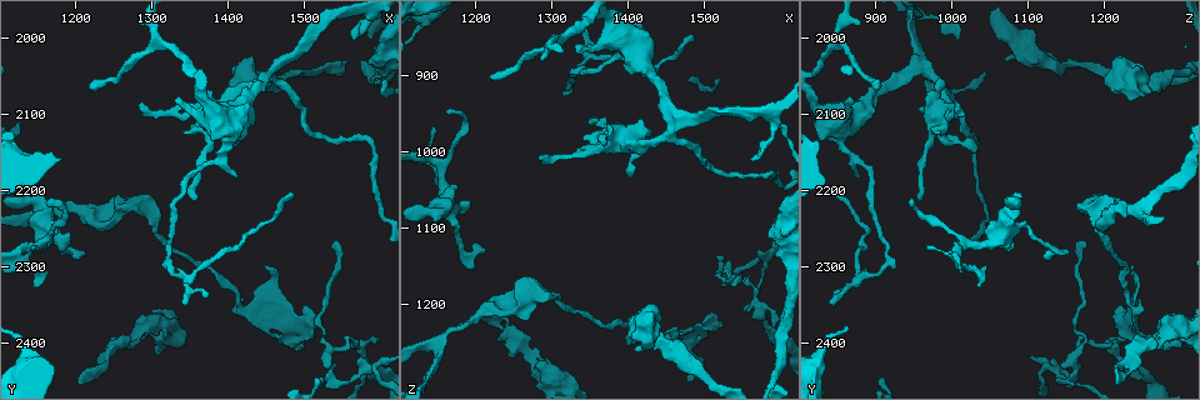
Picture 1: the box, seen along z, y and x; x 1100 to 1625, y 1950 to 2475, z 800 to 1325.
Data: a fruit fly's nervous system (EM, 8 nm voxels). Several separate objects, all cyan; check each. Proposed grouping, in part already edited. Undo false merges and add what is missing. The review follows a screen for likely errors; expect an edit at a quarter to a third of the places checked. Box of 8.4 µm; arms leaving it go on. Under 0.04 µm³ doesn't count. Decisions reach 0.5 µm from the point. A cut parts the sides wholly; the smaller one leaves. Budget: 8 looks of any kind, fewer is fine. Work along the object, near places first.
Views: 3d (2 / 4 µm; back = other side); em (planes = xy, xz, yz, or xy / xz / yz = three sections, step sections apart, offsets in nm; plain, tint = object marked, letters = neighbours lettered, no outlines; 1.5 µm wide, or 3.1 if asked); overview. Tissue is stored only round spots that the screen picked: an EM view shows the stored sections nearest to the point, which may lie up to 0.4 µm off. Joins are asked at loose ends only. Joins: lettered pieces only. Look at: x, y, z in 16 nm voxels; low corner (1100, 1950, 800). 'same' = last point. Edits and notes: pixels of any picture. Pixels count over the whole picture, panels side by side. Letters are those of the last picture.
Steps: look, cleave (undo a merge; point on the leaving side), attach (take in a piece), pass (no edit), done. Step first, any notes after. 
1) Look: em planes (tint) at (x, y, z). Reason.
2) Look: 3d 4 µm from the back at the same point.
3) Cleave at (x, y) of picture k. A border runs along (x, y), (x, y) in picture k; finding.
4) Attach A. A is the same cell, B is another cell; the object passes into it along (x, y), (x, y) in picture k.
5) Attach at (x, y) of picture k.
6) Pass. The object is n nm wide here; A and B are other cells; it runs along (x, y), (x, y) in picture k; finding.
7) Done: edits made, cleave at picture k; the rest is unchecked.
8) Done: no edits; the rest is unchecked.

Look: em xz step 8 (tint) at (1275, 2395, 1275). Sharp bend.

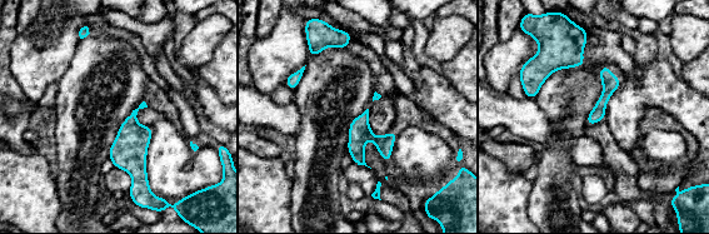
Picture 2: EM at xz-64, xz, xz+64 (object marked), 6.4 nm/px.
Look: em planes (letters) at the same point.

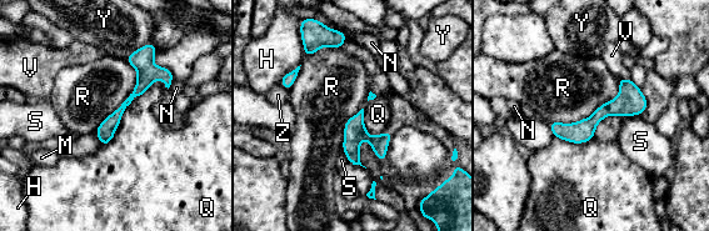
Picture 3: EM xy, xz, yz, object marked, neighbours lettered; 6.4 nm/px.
Pass. H, M, N, Q, R, S, V, Y and Z are other cells; it runs along (151, 50), (143, 85), (104, 141) in picture 3; continuous, no second neuron.

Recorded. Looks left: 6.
Look: em yz step 4 (tint) at (1445, 2065, 1255). Calibre changes.

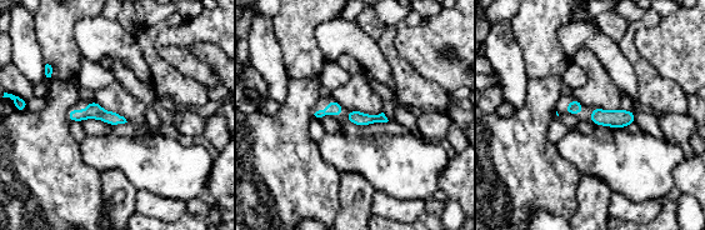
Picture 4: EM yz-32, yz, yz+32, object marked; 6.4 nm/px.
Look: em planes (letters) at the same point.

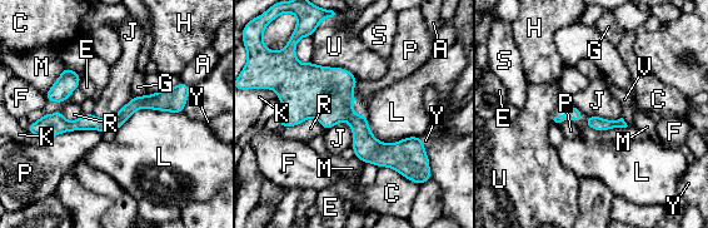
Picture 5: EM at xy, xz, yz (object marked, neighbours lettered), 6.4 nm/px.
Pass. The object is 90 nm wide here; A, C, E, F, G, H, J, K, L, M, P, R, S, U, V and Y are other cells; a border runs along (325, 130), (347, 122), (352, 145) in picture 5; all the same neuron.

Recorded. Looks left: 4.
Look: em planes (letters) at (1140, 2325, 1035).

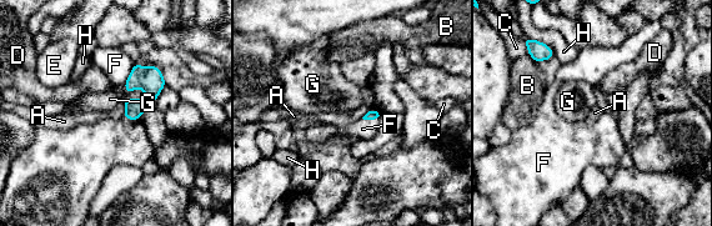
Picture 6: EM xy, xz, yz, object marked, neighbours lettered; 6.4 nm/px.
Pass. A, B, C, D, E, F, G and H are other cells; a border runs along (124, 105), (123, 117) in picture 6; none of them fits.

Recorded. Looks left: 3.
Done: no edits; the rest is unchecked.

